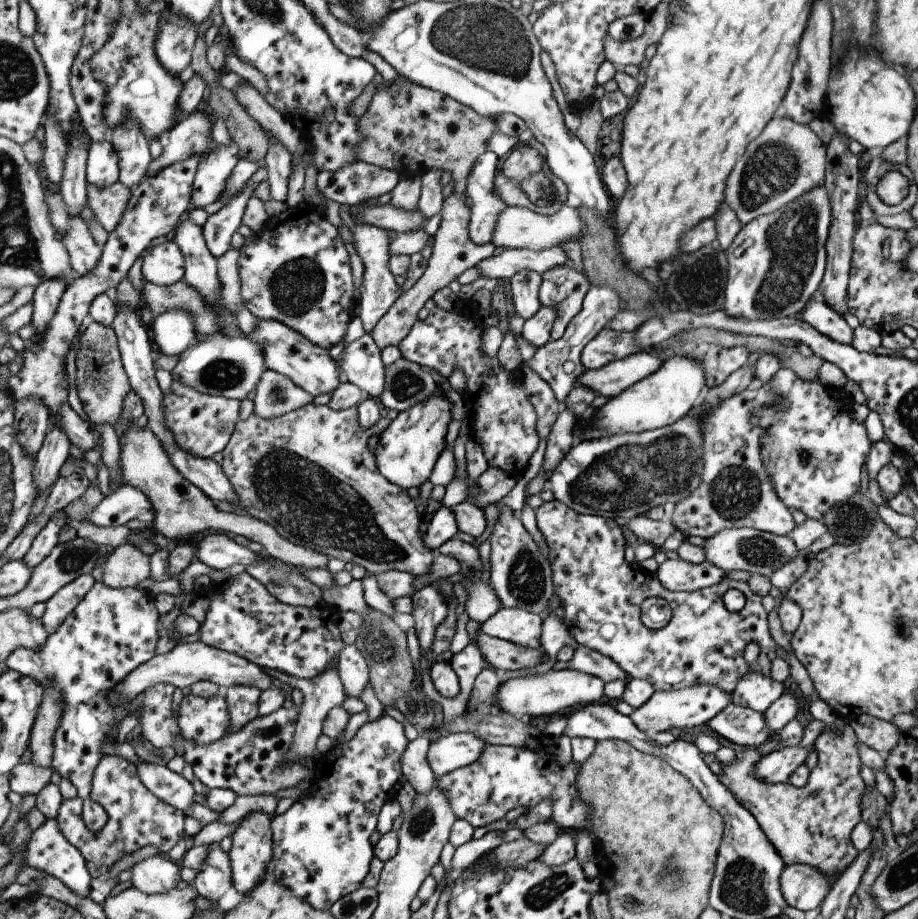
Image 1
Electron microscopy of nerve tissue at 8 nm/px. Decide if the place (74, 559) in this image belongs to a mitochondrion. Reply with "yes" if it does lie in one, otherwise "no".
yes

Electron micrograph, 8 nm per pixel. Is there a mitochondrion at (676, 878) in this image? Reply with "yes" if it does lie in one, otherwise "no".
yes

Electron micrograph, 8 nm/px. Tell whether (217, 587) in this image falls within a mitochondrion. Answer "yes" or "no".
no

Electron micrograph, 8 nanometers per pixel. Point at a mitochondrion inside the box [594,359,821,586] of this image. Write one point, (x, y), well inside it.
(735, 492)

